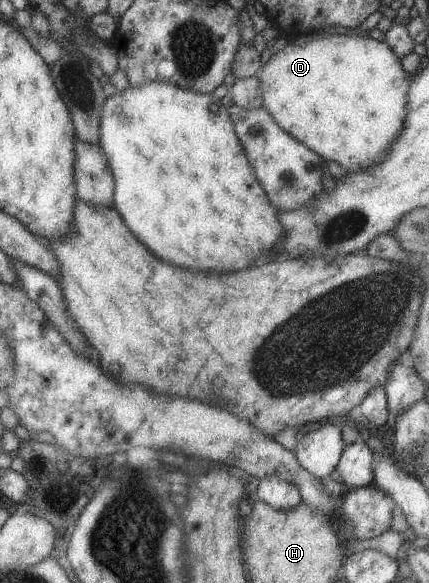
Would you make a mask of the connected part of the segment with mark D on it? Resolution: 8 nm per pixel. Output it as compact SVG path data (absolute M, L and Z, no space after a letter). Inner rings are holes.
M348 33L314 39L301 46L294 46L292 40L288 40L282 50L271 52L270 59L261 66L258 73L261 108L270 113L280 129L324 161L335 161L347 171L368 169L390 149L388 145L402 131L406 89L411 77L383 41Z

